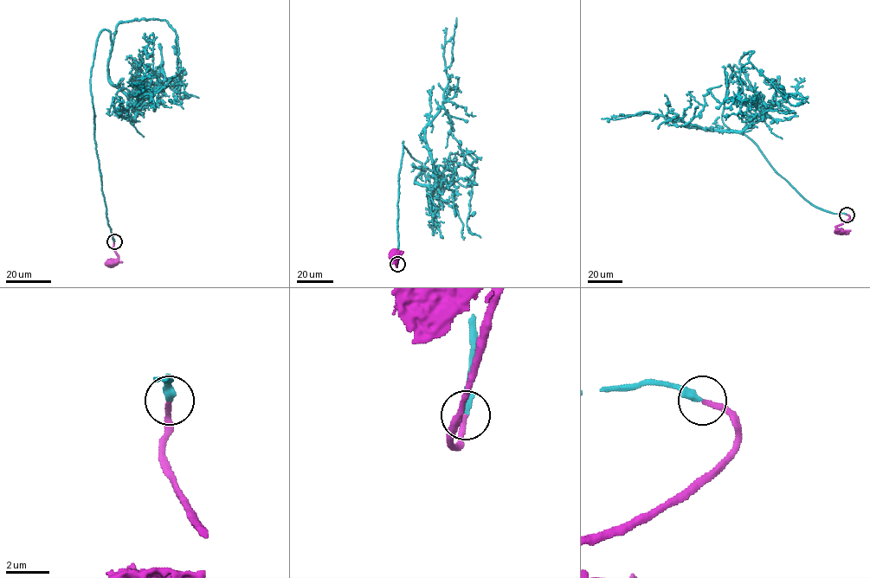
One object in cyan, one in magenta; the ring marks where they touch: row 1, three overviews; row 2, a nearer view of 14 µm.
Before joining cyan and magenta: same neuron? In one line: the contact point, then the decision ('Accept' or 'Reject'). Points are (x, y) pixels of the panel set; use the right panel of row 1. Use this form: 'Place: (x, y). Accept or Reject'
Place: (847, 215). Accept

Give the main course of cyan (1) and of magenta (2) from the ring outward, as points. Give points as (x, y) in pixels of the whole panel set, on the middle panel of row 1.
1: (397, 264), (402, 143), (422, 163), (415, 182), (434, 187), (425, 126), (443, 102), (456, 18)
2: (397, 264), (400, 252), (394, 253)

